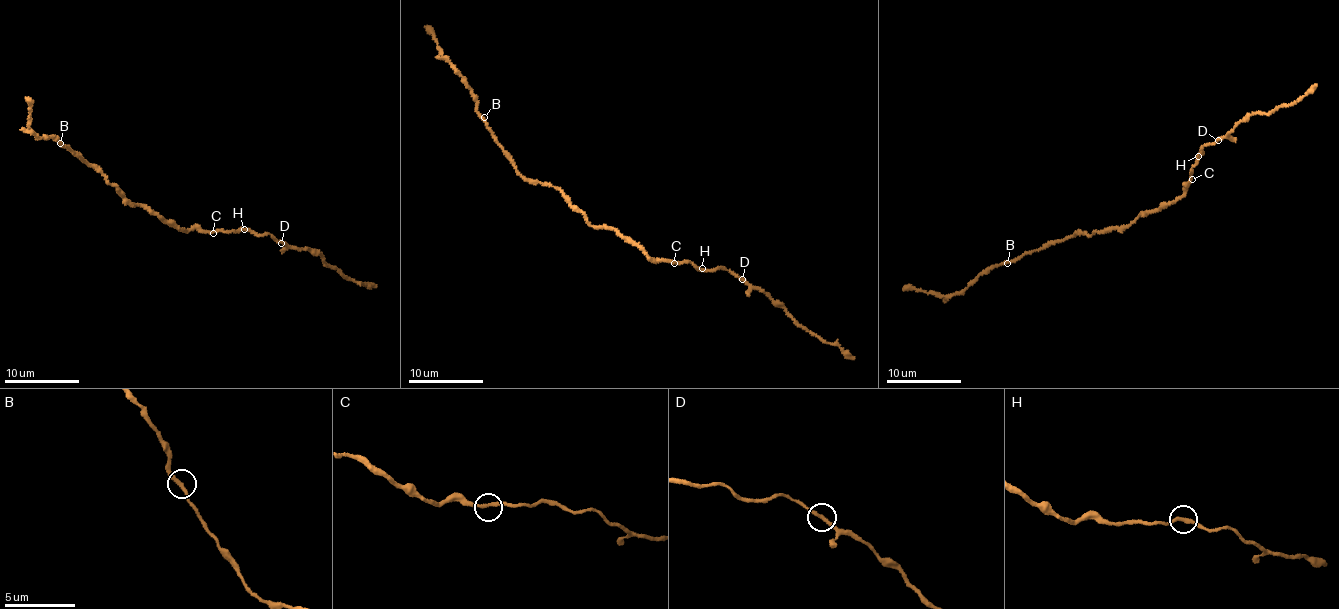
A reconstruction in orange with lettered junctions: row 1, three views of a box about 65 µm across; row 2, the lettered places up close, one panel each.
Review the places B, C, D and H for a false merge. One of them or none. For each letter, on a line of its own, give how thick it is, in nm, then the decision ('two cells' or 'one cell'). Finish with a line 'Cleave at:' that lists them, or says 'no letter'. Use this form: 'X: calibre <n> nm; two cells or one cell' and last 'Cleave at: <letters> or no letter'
B: calibre 240 nm; one cell
C: calibre 240 nm; one cell
D: calibre 240 nm; one cell
H: calibre 240 nm; one cell
Cleave at: no letter

